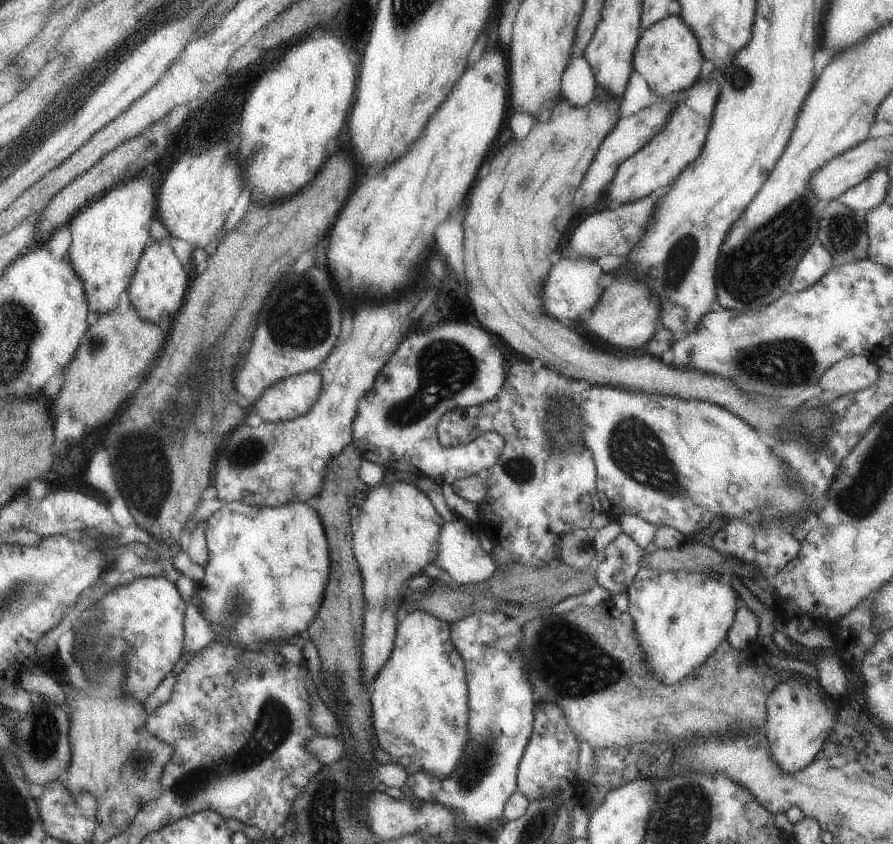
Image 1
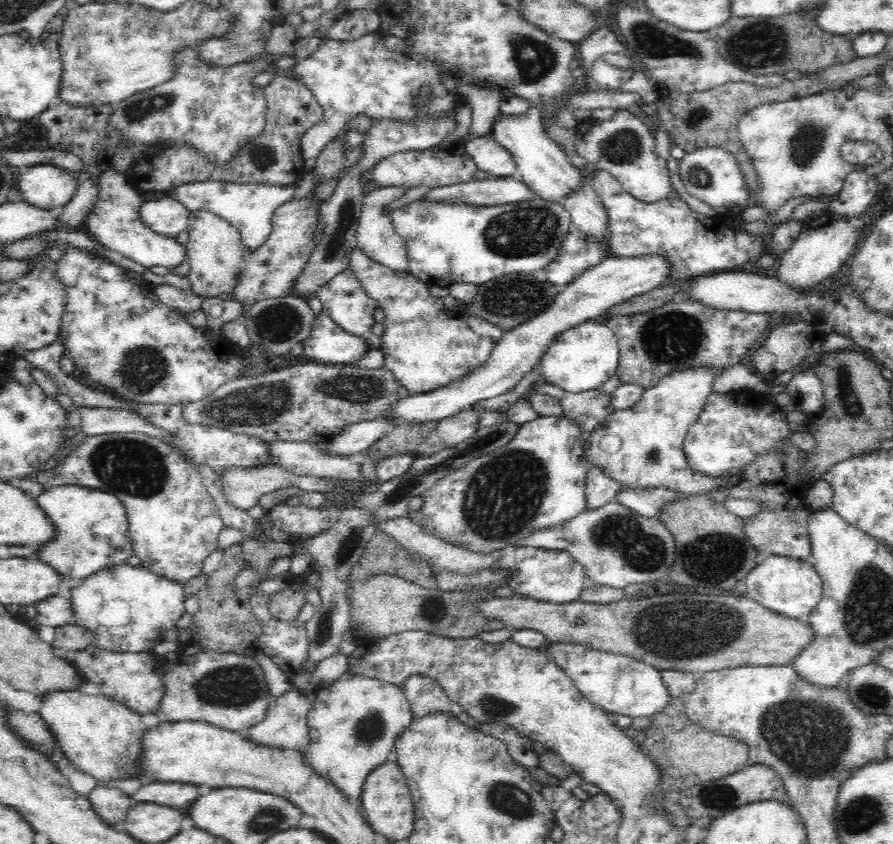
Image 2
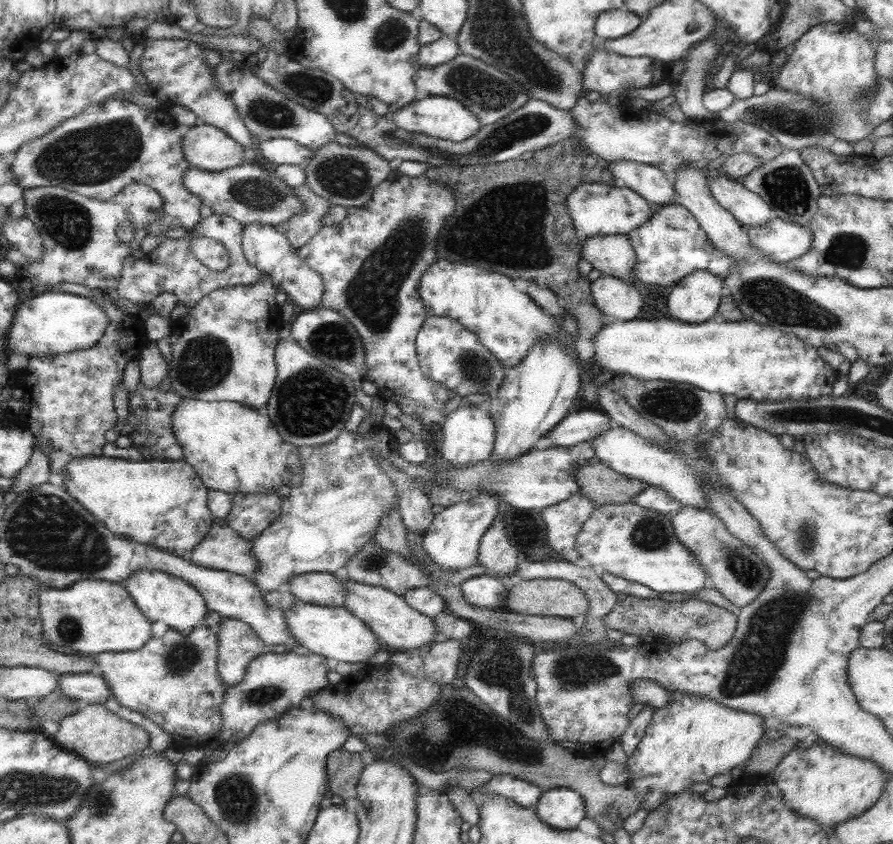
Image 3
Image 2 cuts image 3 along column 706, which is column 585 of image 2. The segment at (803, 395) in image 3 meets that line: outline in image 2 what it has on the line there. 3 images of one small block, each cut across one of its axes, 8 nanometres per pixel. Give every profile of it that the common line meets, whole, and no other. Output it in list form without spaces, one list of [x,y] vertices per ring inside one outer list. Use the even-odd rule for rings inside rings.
[[[582,322],[580,326],[564,330],[548,346],[548,350],[540,358],[540,368],[548,384],[554,384],[566,392],[576,394],[576,392],[602,388],[602,384],[616,374],[618,362],[620,362],[620,350],[614,332],[608,330],[606,324]]]

